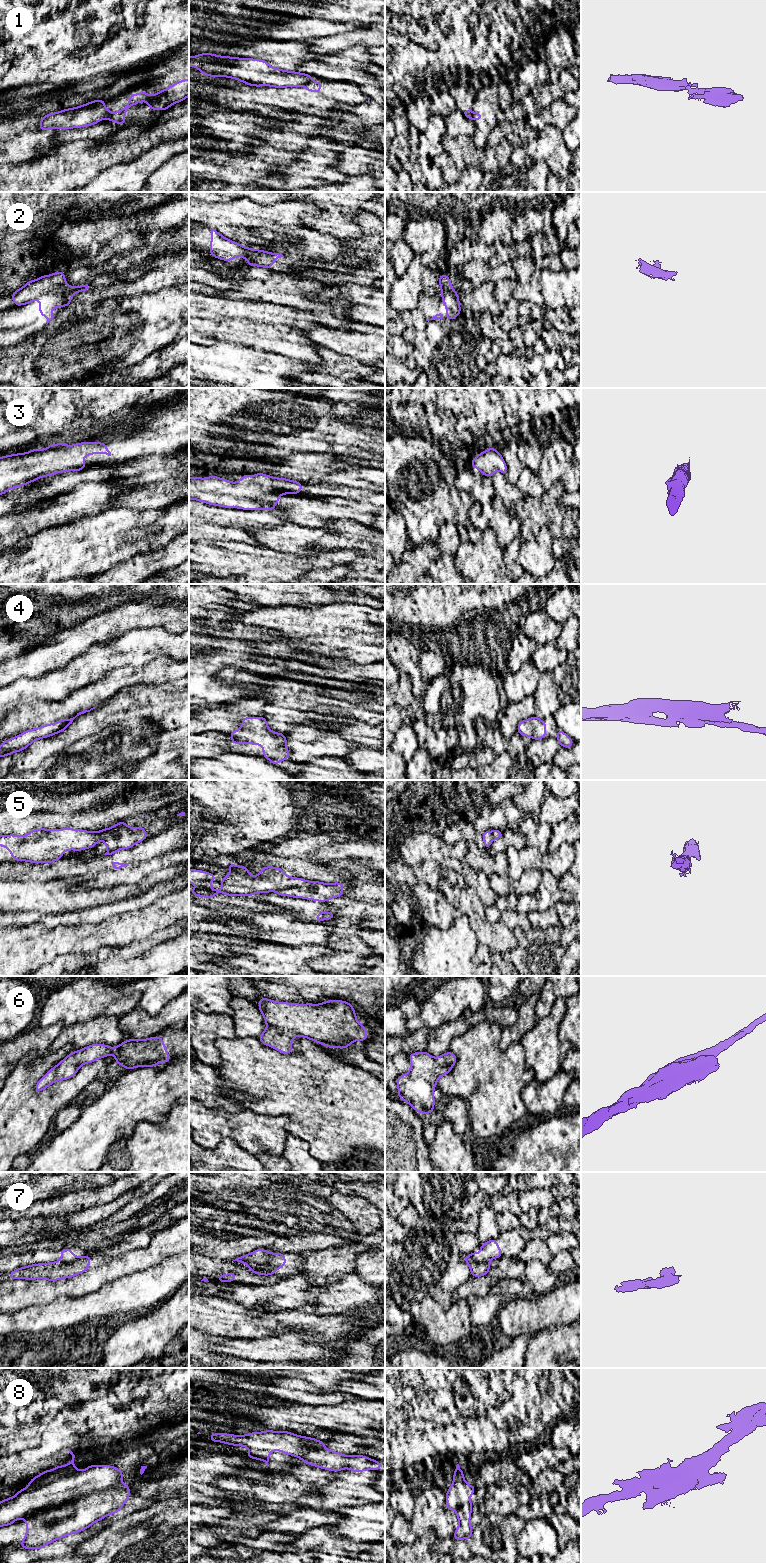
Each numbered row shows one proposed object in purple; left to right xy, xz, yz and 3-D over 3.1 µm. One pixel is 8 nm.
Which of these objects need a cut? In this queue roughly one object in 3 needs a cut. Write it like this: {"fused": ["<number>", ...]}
{"fused": ["1", "2", "5", "7"]}

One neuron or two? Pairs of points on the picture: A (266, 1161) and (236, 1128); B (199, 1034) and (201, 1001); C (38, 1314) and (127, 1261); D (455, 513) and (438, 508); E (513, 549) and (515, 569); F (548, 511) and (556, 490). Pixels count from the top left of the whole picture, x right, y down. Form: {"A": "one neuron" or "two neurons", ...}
{"A": "two neurons", "B": "two neurons", "C": "two neurons", "D": "two neurons", "E": "one neuron", "F": "one neuron"}

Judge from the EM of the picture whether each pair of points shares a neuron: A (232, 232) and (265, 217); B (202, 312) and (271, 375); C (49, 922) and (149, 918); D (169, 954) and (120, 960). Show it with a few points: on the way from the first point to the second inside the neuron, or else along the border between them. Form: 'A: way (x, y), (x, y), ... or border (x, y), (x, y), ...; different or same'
A: way (240, 226), (249, 217), (257, 217); same
B: border (215, 342), (230, 341), (260, 350); different
C: border (126, 912), (95, 923), (81, 924); different
D: way (157, 960), (132, 960); same

